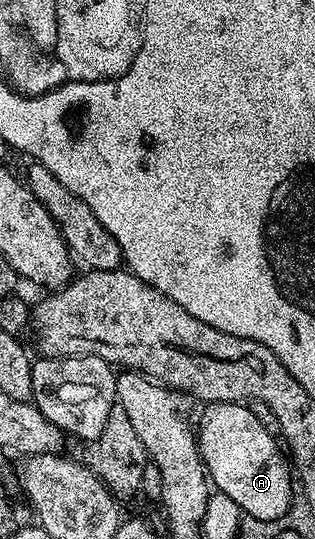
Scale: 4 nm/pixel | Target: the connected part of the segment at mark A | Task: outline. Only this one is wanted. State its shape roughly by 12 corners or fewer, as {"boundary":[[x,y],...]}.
{"boundary":[[247,404],[216,417],[215,488],[254,519],[291,507],[281,442]]}

